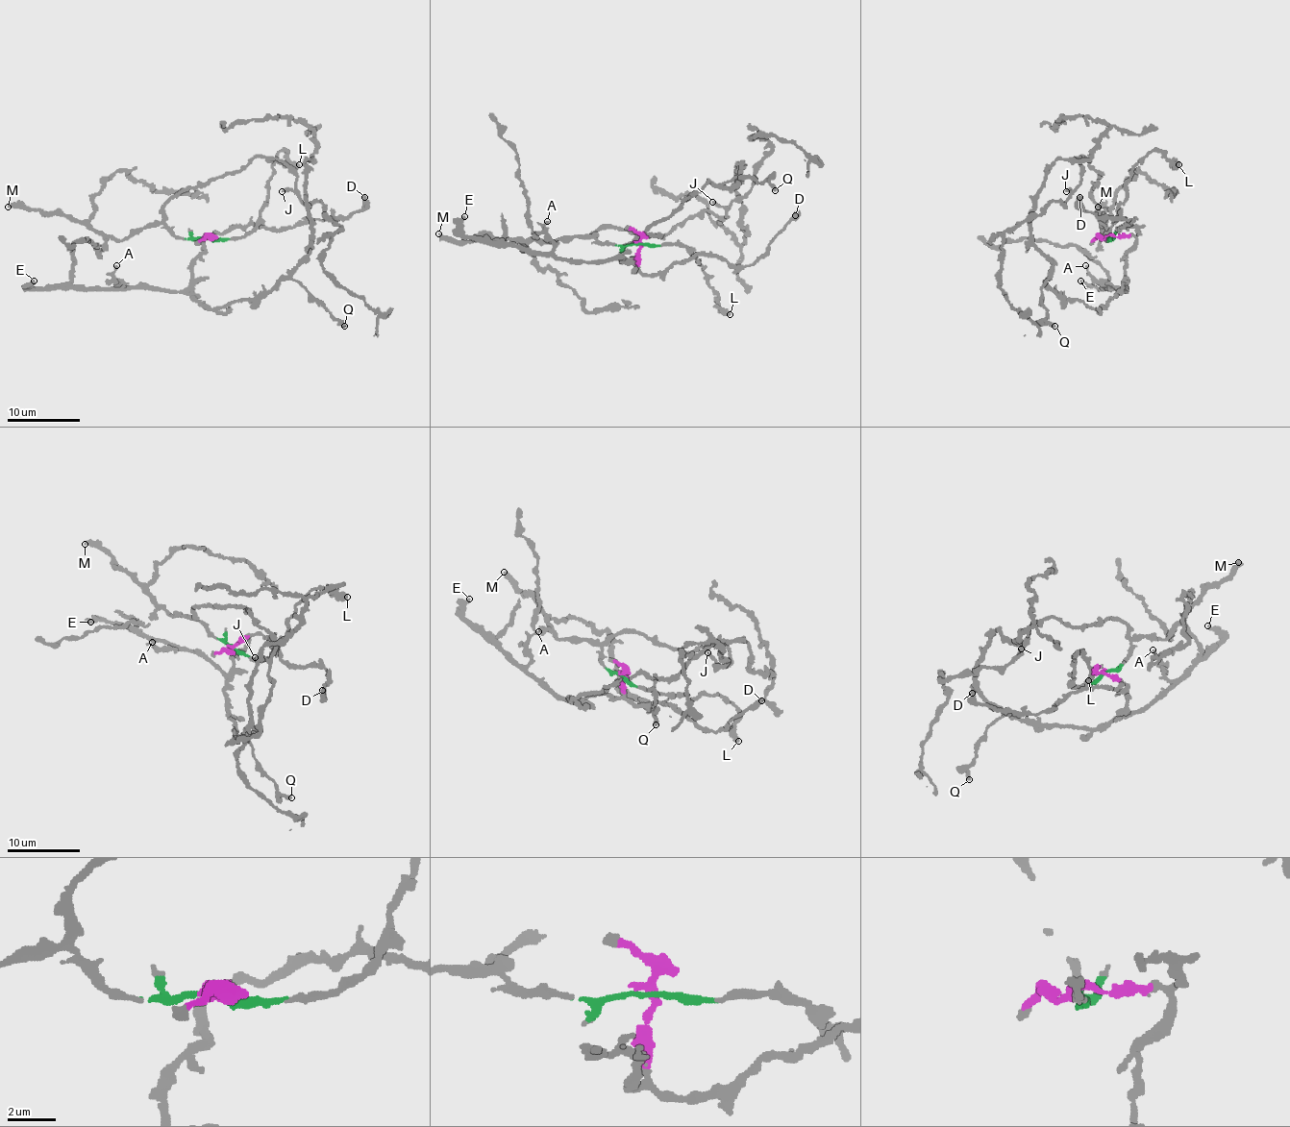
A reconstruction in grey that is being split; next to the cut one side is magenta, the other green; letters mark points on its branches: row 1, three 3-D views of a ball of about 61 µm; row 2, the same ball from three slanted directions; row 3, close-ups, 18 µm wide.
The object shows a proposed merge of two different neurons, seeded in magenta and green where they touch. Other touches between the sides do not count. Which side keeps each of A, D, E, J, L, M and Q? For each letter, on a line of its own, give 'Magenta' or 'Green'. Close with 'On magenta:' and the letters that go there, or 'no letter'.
A: Magenta
D: Magenta
E: Magenta
J: Green
L: Green
M: Green
Q: Magenta
On magenta: A, D, E, Q

